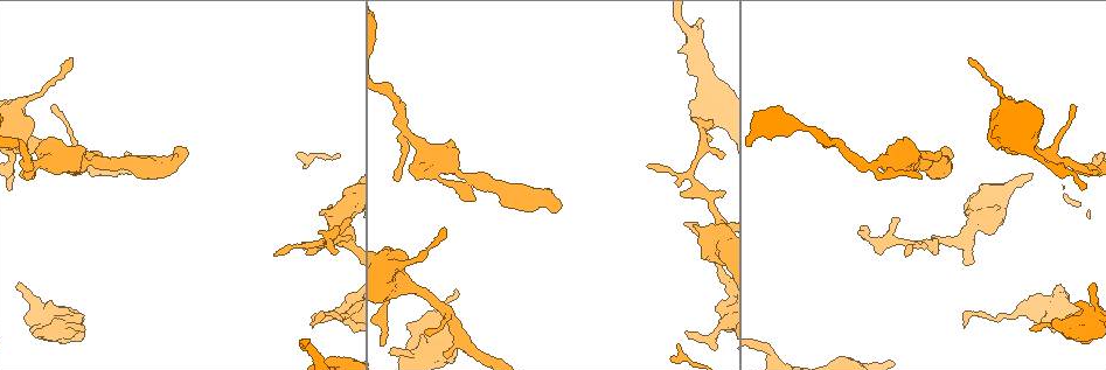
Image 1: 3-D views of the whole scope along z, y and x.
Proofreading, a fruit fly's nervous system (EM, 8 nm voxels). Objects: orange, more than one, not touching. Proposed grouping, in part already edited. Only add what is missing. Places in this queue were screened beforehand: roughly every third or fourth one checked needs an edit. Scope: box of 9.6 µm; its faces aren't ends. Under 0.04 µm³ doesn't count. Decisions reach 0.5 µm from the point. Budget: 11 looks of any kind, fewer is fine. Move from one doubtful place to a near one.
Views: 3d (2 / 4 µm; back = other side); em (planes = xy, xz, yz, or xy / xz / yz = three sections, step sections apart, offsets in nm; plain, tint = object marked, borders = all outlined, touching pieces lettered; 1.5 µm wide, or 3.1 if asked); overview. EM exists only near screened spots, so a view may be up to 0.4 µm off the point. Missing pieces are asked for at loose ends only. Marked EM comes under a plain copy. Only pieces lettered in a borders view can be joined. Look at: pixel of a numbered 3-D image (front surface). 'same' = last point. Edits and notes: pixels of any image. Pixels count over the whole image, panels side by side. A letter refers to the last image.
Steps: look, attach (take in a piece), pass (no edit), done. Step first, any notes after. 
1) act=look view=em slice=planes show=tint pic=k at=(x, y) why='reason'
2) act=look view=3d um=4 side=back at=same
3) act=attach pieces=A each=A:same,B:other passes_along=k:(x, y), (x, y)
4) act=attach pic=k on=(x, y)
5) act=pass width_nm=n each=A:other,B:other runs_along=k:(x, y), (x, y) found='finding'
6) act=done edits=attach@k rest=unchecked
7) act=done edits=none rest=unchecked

act=look view=em slice=planes show=borders pic=1 at=(681, 193)

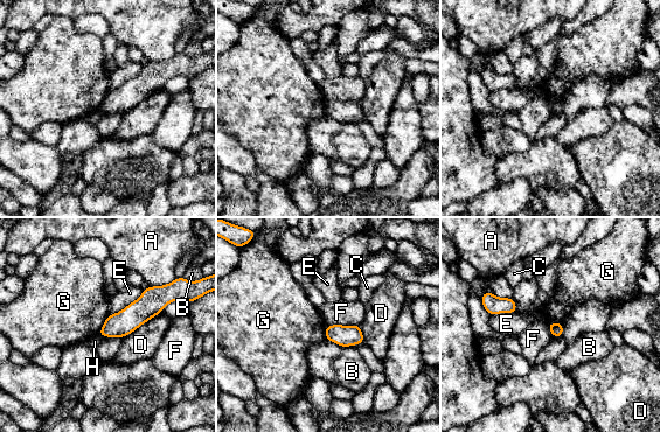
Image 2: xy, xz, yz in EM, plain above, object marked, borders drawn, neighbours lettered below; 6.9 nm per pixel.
act=pass width_nm=100 each=A:other,B:other,C:other,D:other,E:other,F:other,G:other,H:other runs_along=2:(164, 293), (123, 324), (102, 332) found='no lettered piece goes on from it'

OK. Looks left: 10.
act=look view=em slice=planes show=borders pic=1 at=(948, 147) why='free end'

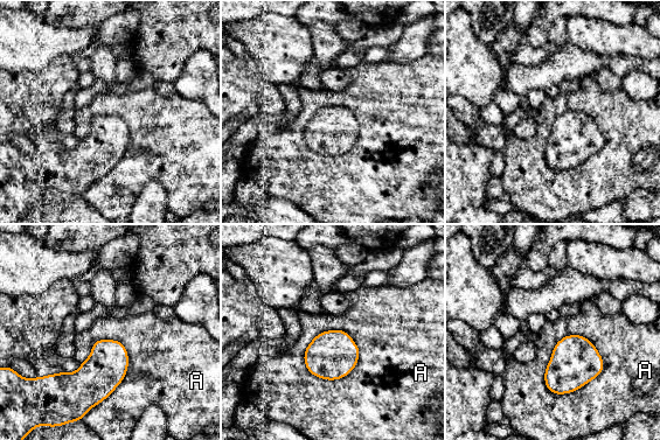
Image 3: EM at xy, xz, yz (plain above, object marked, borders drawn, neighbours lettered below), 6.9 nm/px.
act=pass each=A:other border=3:(584, 335), (554, 346), (549, 392) found='none of them fits'

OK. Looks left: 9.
act=look view=3d um=2 side=back pic=1 at=(444, 227) why='an open end'

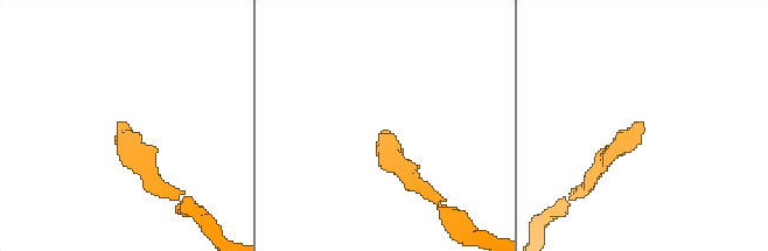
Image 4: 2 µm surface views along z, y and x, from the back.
act=look view=em slice=xz step=8 show=tint pic=4 at=(383, 133) why='now the EM'

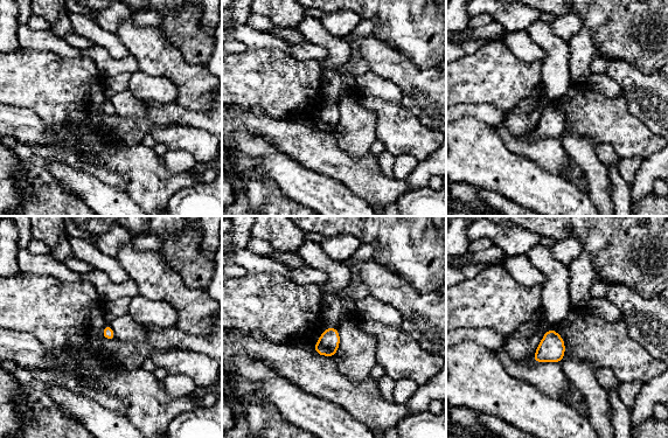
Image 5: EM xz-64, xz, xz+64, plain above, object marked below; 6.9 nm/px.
act=look view=em slice=xz step=8 show=borders at=same why='see the neighbours'

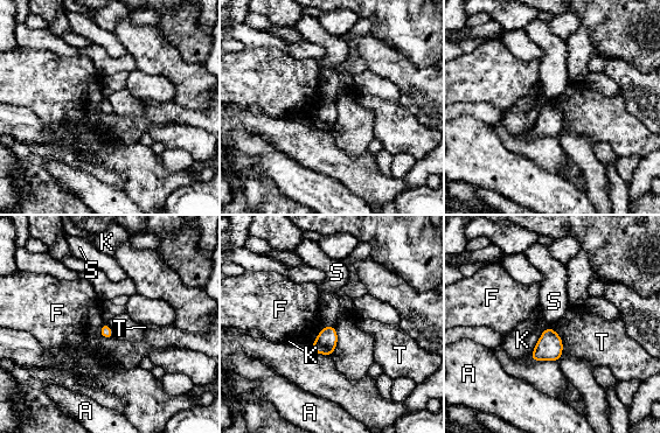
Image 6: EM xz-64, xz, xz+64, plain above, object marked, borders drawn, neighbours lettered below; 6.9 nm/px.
act=pass longest_contact=K:220nm each=A:other,F:other,K:other,S:other,T:other border=6:(334, 325), (324, 327) found='none of them fits'

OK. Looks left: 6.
act=look view=3d um=2 pic=1 at=(1032, 328) why='branch stops here'

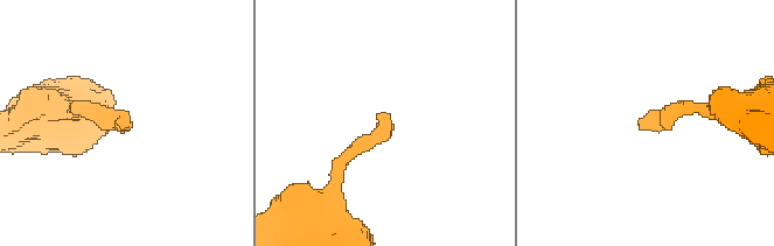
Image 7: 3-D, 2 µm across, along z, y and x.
act=look view=em slice=planes show=tint pic=7 at=(388, 114)

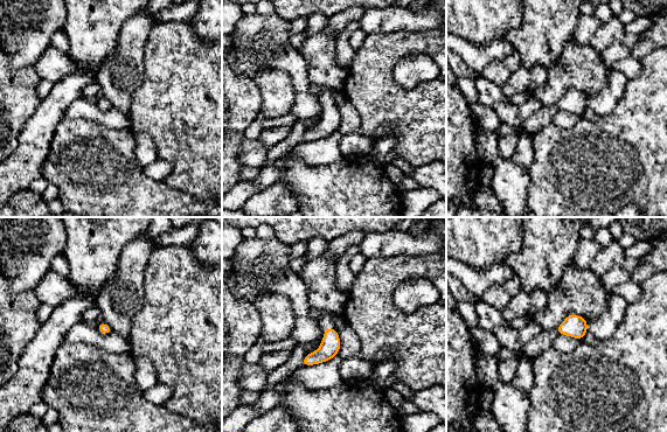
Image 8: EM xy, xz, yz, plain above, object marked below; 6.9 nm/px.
act=look view=em slice=planes show=borders at=same

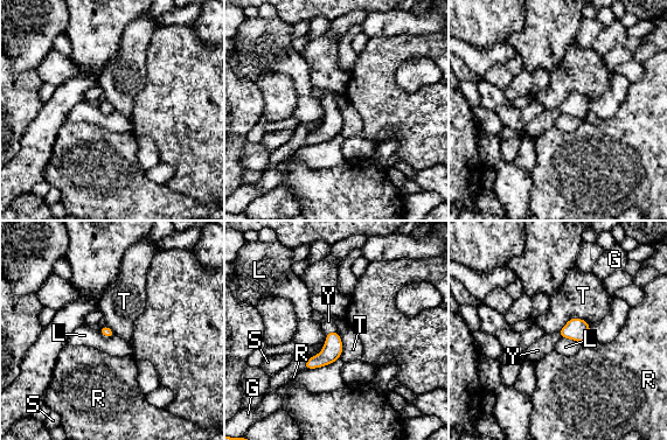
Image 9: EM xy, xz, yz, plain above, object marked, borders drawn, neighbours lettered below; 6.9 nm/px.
act=attach pic=9 on=(328, 321) width_nm=80 each=G:other,L:other,R:other,S:other,T:other,Y:same found='it goes on there'

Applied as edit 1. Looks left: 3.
act=done edits=attach@9 rest=unchecked

